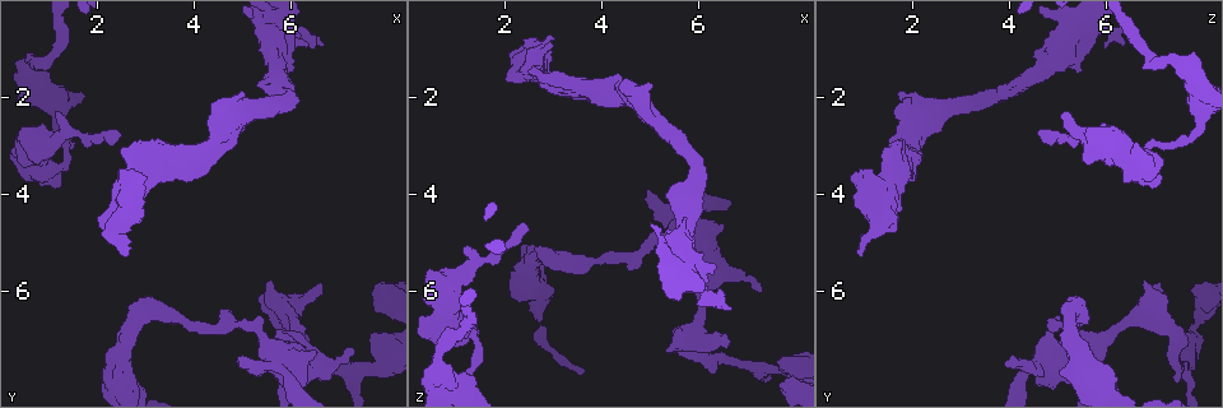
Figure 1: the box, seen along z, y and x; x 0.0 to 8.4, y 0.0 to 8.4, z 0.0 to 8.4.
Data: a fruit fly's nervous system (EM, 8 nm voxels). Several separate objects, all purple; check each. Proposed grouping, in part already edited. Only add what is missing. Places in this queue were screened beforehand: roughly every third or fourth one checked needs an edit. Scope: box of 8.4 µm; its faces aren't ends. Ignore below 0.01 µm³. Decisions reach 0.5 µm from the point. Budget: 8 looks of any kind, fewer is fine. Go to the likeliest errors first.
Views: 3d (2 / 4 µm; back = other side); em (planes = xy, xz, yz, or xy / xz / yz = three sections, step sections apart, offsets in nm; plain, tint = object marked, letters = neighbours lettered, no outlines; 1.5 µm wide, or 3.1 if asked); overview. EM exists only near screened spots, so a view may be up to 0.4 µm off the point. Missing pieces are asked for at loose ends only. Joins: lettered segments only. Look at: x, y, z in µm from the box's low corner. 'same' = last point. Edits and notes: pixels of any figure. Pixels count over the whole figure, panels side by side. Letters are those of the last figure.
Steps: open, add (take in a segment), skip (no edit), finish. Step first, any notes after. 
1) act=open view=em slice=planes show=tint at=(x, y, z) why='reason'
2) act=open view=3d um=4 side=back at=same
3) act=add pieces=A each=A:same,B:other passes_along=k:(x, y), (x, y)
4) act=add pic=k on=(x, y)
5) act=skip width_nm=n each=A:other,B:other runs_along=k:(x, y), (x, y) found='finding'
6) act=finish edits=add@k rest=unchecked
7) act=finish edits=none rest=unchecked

act=open view=em slice=planes show=letters at=(1.20, 3.90, 6.95) why='free end'

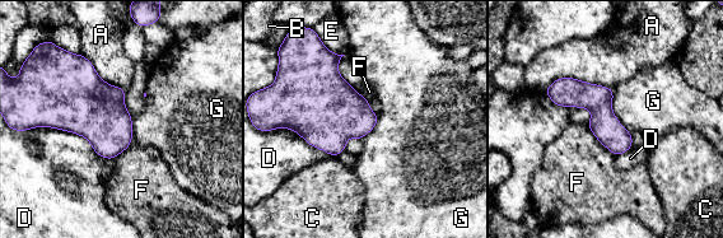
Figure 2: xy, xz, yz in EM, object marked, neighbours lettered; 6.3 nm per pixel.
act=skip longest_contact=D:500nm each=A:other,B:other,C:other,D:other,E:other,F:other,G:other found='no lettered segment goes on from it'

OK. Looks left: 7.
act=open view=em slice=xy step=8 show=tint at=(2.70, 5.10, 0.85) why='free end'

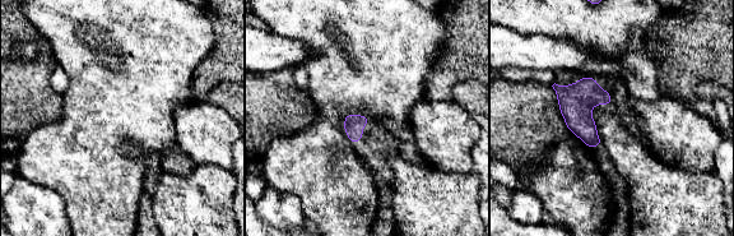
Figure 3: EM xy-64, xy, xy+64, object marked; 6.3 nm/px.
act=open view=em slice=planes show=letters at=same why='cut it another way'

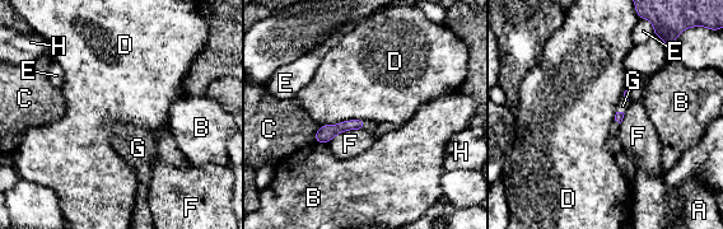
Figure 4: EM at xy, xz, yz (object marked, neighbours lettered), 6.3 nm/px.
act=add pieces=G each=A:other,B:other,C:other,D:other,E:other,F:other,G:same,H:other found='the cell continues'

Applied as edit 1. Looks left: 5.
act=open view=em slice=xy step=8 show=letters at=(1.20, 2.35, 5.15) why='an open end'

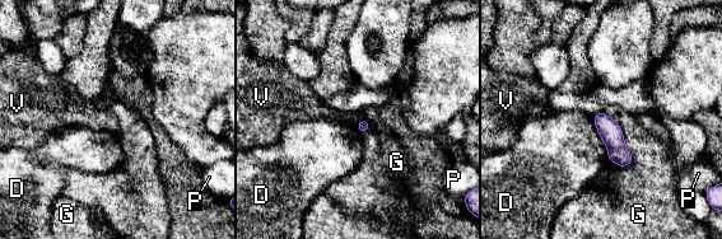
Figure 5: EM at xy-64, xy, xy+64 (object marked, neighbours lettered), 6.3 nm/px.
act=open view=em slice=xz step=4 show=letters at=same

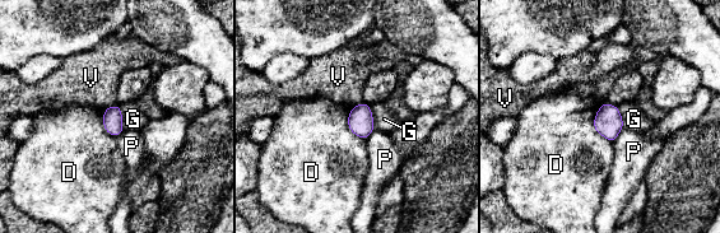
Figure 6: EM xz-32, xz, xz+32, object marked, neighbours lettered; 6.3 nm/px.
act=skip longest_contact=D:260nm each=D:other,G:other,P:other,V:other found='none of them fits'

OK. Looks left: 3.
act=finish edits=add@4 rest=unchecked

